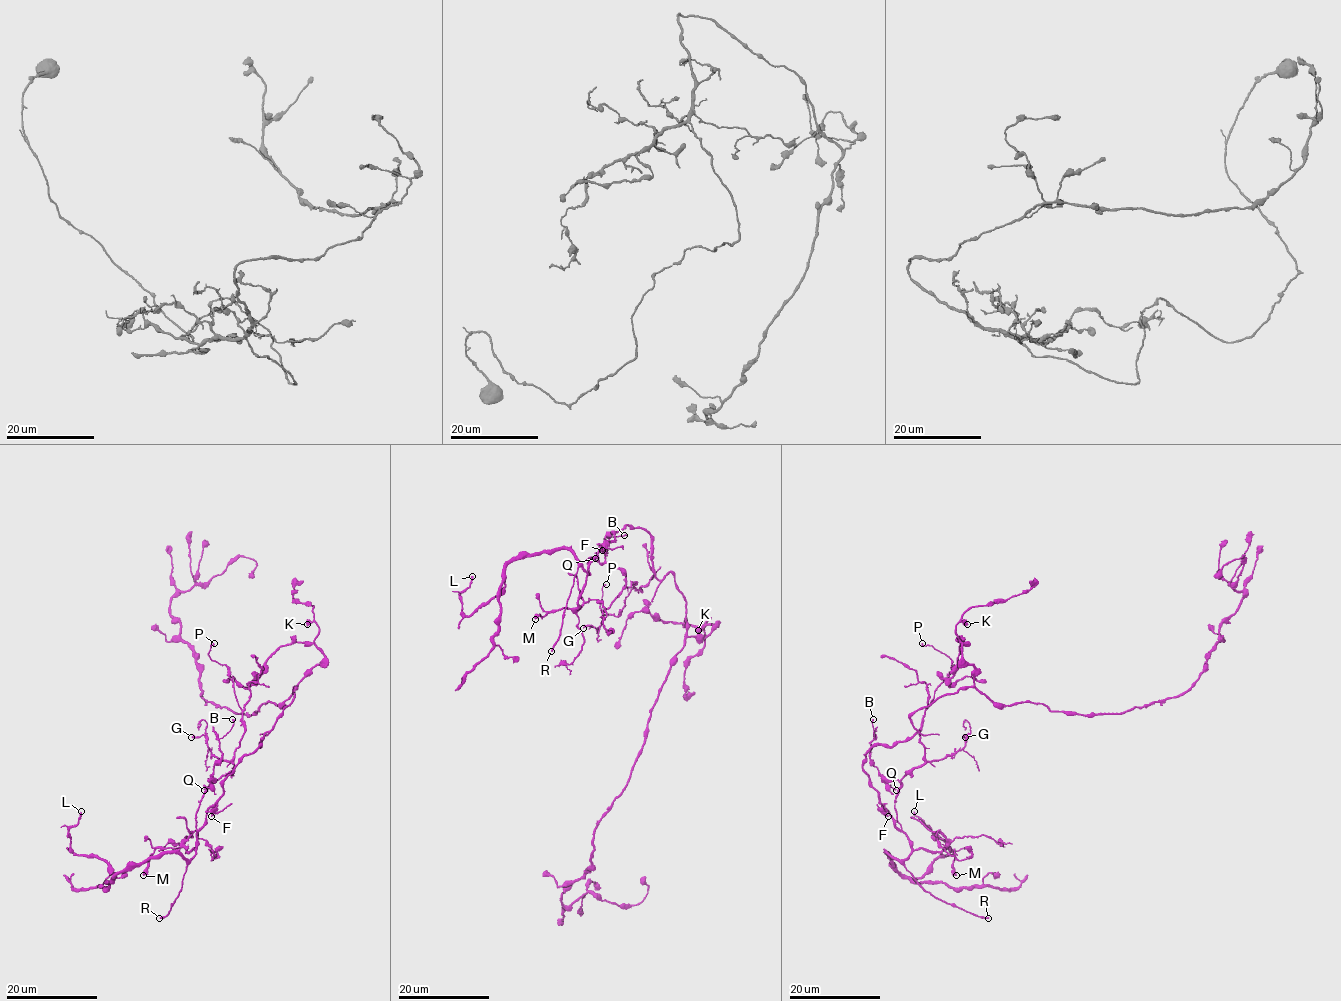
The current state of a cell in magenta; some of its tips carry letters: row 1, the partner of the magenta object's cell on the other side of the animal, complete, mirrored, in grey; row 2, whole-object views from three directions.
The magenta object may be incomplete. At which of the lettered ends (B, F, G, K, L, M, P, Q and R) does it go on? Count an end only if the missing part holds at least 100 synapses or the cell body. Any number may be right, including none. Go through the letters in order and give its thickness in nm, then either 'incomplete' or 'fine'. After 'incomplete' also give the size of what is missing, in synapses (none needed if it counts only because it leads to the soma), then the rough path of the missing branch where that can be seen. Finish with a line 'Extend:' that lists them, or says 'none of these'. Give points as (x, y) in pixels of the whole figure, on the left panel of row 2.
B: calibre 190 nm; fine
F: calibre 300 nm; fine
G: calibre 240 nm; fine
K: calibre 550 nm; fine
L: calibre 280 nm; fine
M: calibre 320 nm; fine
P: calibre 160 nm; fine
Q: calibre 90 nm; fine
R: calibre 220 nm; incomplete; course (159, 918), (164, 930), (165, 912), (161, 908), (187, 919), (222, 919), (252, 904), (291, 867), (314, 870)
Extend: R

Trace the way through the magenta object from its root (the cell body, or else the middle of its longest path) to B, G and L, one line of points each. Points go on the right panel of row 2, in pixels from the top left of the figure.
B: (954, 693), (909, 718), (914, 735), (866, 753), (862, 770), (900, 830), (900, 783), (870, 759), (873, 719)
G: (954, 693), (909, 718), (914, 735), (866, 753), (862, 770), (898, 828), (900, 780), (959, 751), (965, 737)
L: (954, 693), (862, 764), (909, 842), (906, 858), (886, 852), (905, 878), (953, 854), (914, 811)

